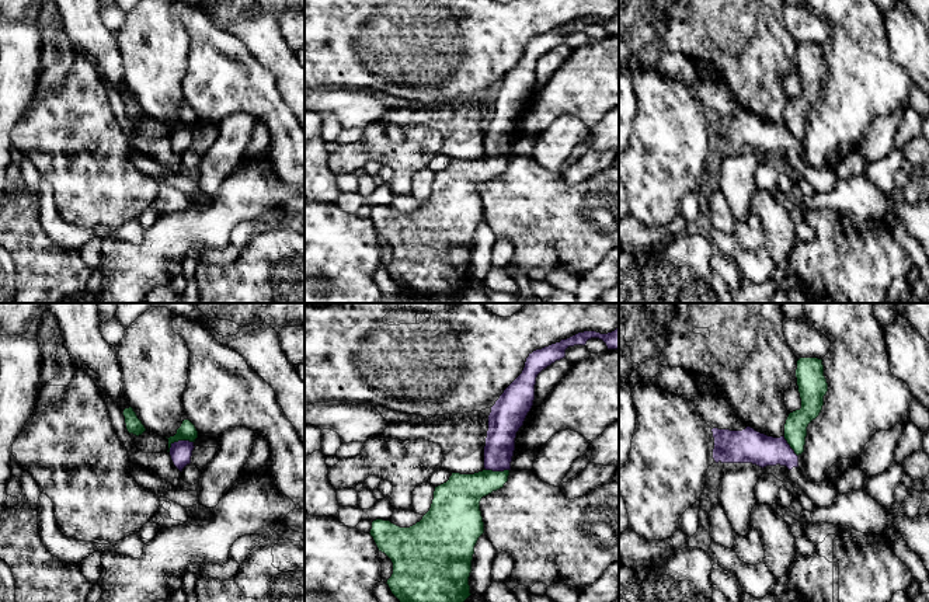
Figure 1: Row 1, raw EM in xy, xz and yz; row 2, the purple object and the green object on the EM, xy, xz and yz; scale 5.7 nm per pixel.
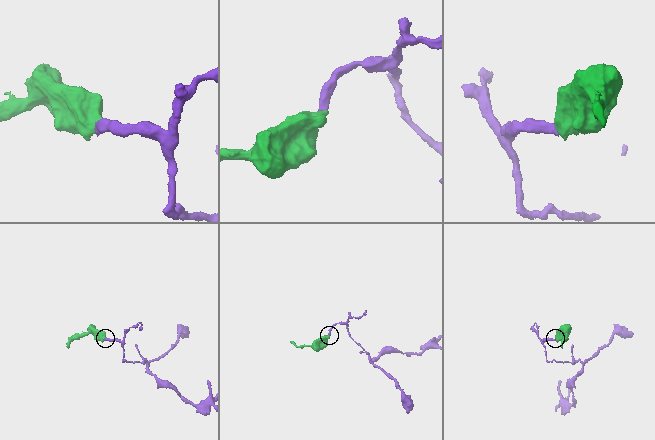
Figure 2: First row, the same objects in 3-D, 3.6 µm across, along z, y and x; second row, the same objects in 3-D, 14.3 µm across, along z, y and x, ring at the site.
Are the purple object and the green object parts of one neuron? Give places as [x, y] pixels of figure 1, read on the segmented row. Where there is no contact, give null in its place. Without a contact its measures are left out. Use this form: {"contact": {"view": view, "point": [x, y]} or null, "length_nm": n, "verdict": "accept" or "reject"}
{"contact": {"view": "xy", "point": [178, 441]}, "length_nm": 160, "verdict": "reject"}

